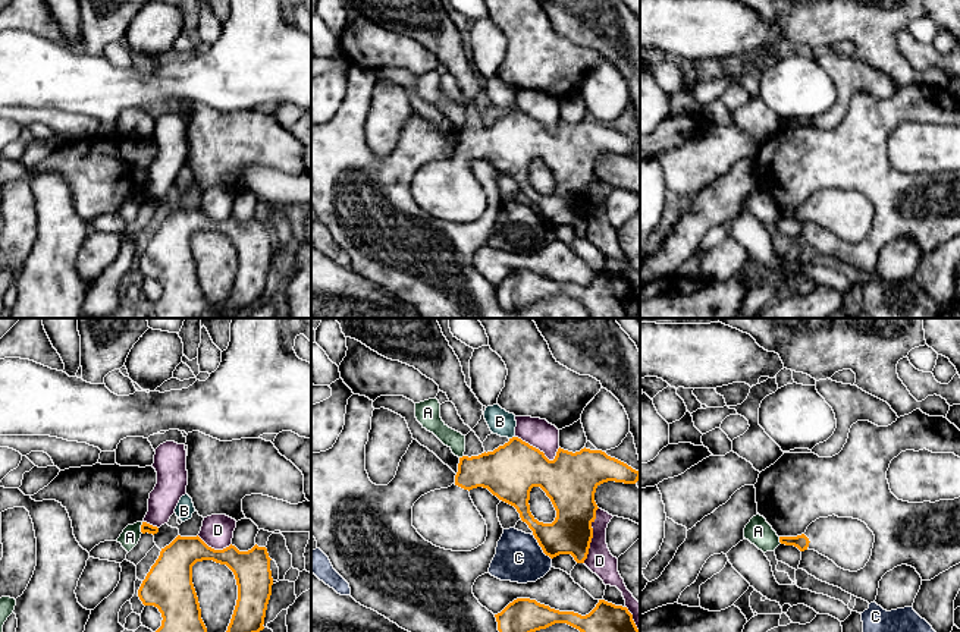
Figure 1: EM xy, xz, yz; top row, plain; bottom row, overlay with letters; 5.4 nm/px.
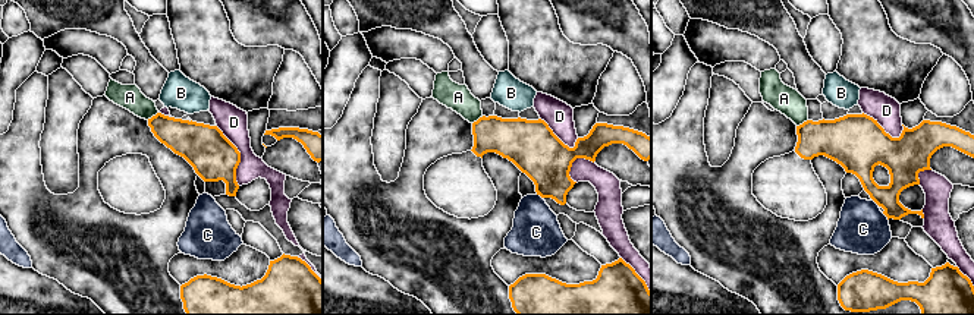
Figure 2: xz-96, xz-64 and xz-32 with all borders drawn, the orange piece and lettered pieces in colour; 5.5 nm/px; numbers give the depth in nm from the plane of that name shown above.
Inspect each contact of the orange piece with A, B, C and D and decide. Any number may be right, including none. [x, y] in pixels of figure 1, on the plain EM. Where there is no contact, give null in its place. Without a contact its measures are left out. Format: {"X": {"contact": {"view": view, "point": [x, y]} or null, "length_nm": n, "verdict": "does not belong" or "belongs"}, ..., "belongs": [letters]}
{"A": {"contact": {"view": "xy", "point": [141, 200]}, "length_nm": 60, "verdict": "does not belong"}, "B": {"contact": {"view": "xz", "point": [513, 109]}, "length_nm": 40, "verdict": "does not belong"}, "C": {"contact": {"view": "xz", "point": [540, 217]}, "length_nm": 170, "verdict": "does not belong"}, "D": {"contact": {"view": "xz", "point": [592, 207]}, "length_nm": 320, "verdict": "does not belong"}, "belongs": []}

